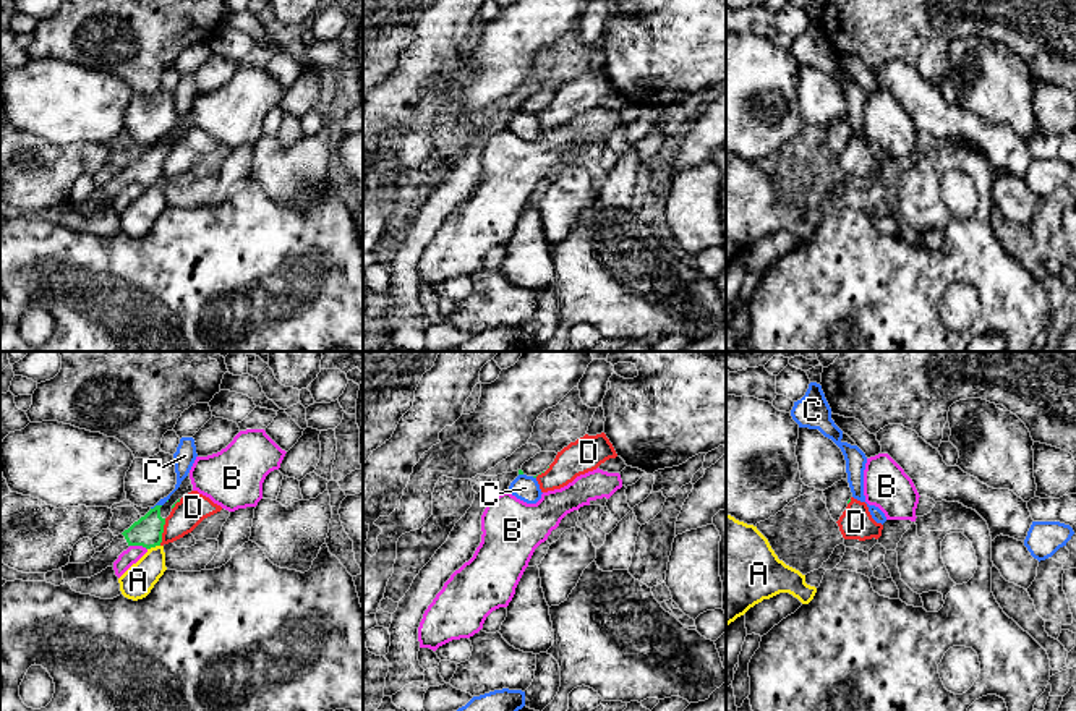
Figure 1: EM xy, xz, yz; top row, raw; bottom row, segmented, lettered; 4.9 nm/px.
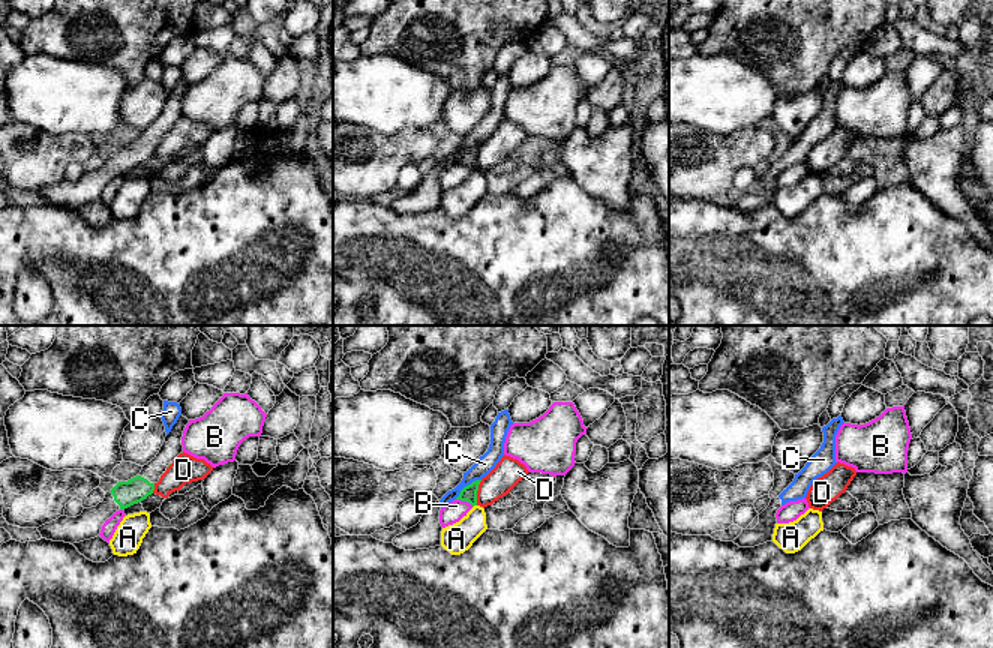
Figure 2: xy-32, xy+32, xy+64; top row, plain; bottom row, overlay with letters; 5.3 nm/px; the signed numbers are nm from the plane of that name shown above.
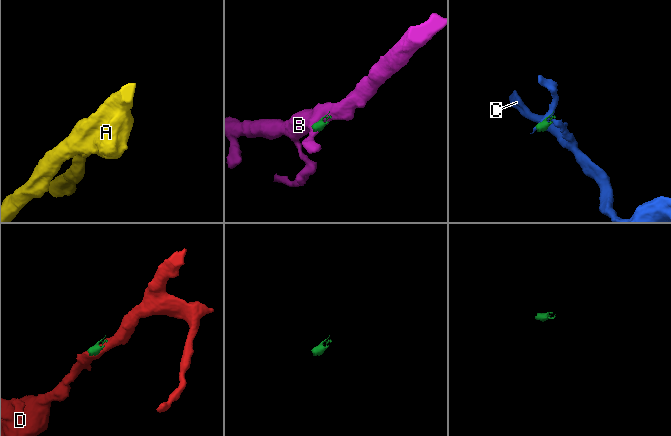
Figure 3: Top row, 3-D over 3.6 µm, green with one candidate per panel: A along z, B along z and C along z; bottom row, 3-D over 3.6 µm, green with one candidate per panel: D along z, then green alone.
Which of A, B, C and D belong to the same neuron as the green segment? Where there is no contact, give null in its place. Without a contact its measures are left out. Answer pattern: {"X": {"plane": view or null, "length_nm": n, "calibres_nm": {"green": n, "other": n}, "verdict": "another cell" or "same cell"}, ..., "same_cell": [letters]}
{"A": {"plane": "xy", "length_nm": 70, "calibres_nm": {"green": 150, "other": 160}, "verdict": "another cell"}, "B": {"plane": "xy", "length_nm": 90, "calibres_nm": {"green": 150, "other": 80}, "verdict": "another cell"}, "C": {"plane": "xy", "length_nm": 60, "calibres_nm": {"green": 150, "other": 90}, "verdict": "another cell"}, "D": {"plane": "xy", "length_nm": 140, "calibres_nm": {"green": 150, "other": 160}, "verdict": "another cell"}, "same_cell": []}

